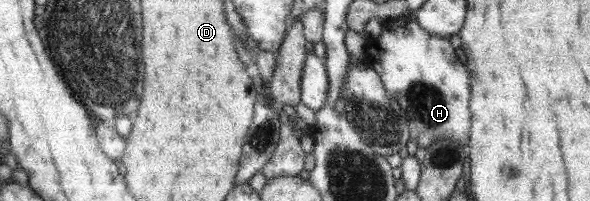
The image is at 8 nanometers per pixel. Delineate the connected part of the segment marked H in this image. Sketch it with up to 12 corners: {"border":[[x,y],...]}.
{"border":[[383,21],[364,45],[420,148],[468,144],[470,72],[449,39]]}

